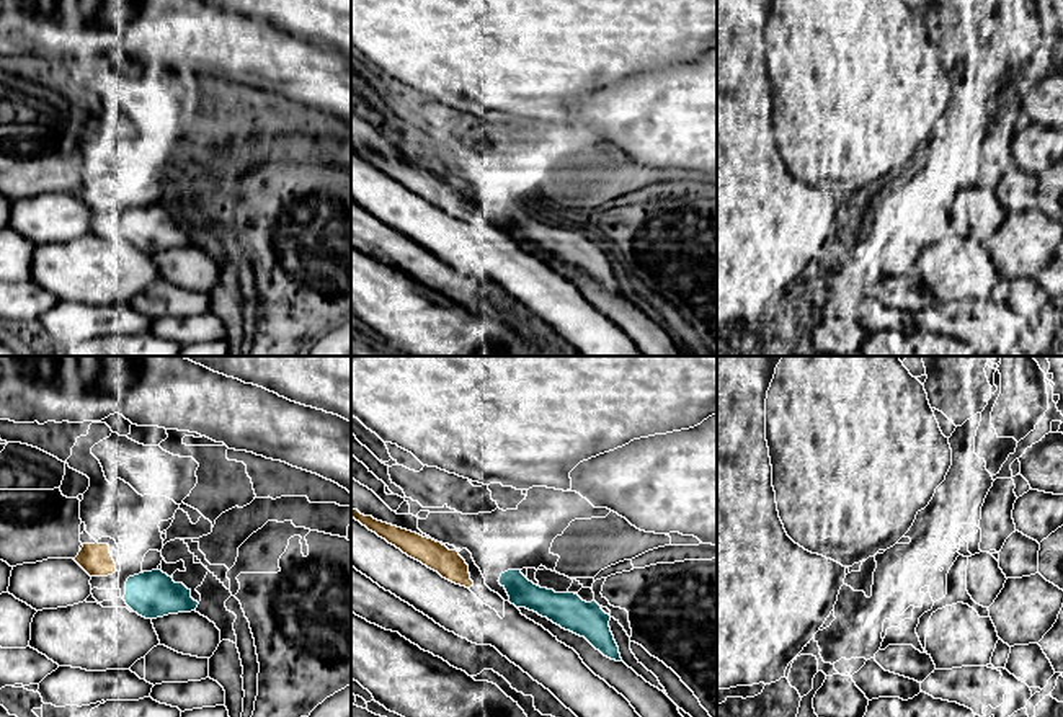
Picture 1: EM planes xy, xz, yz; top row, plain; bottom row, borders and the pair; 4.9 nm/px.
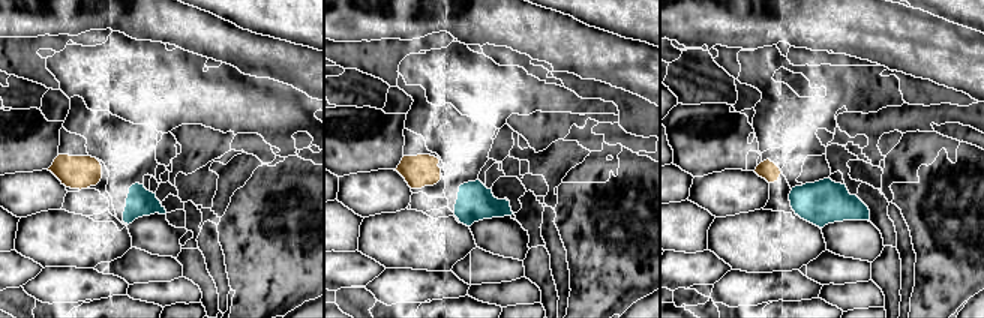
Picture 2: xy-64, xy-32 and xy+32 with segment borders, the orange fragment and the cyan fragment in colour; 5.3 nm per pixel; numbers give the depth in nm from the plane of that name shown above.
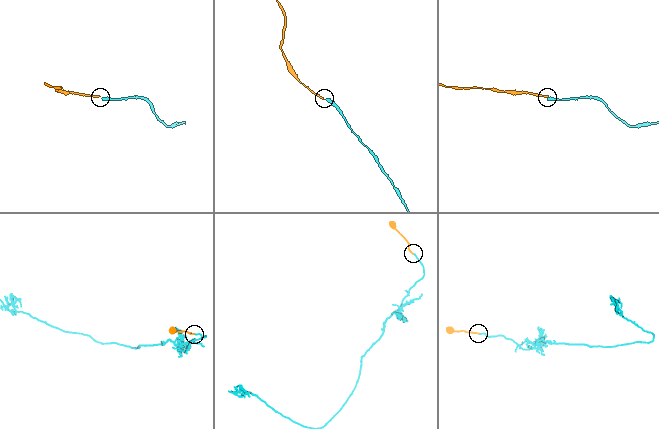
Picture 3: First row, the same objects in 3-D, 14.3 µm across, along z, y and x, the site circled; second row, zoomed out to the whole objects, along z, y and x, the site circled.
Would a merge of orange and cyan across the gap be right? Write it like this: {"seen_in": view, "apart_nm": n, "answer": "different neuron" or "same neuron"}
{"seen_in": "xy", "apart_nm": 80, "answer": "different neuron"}

